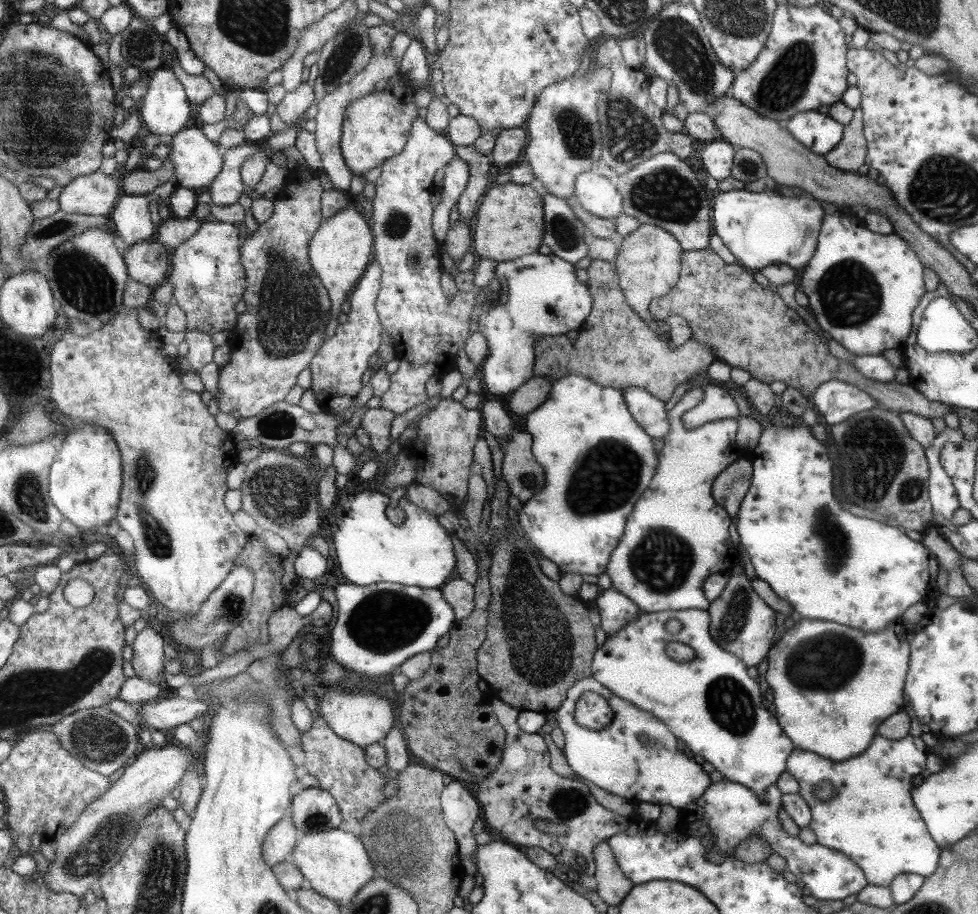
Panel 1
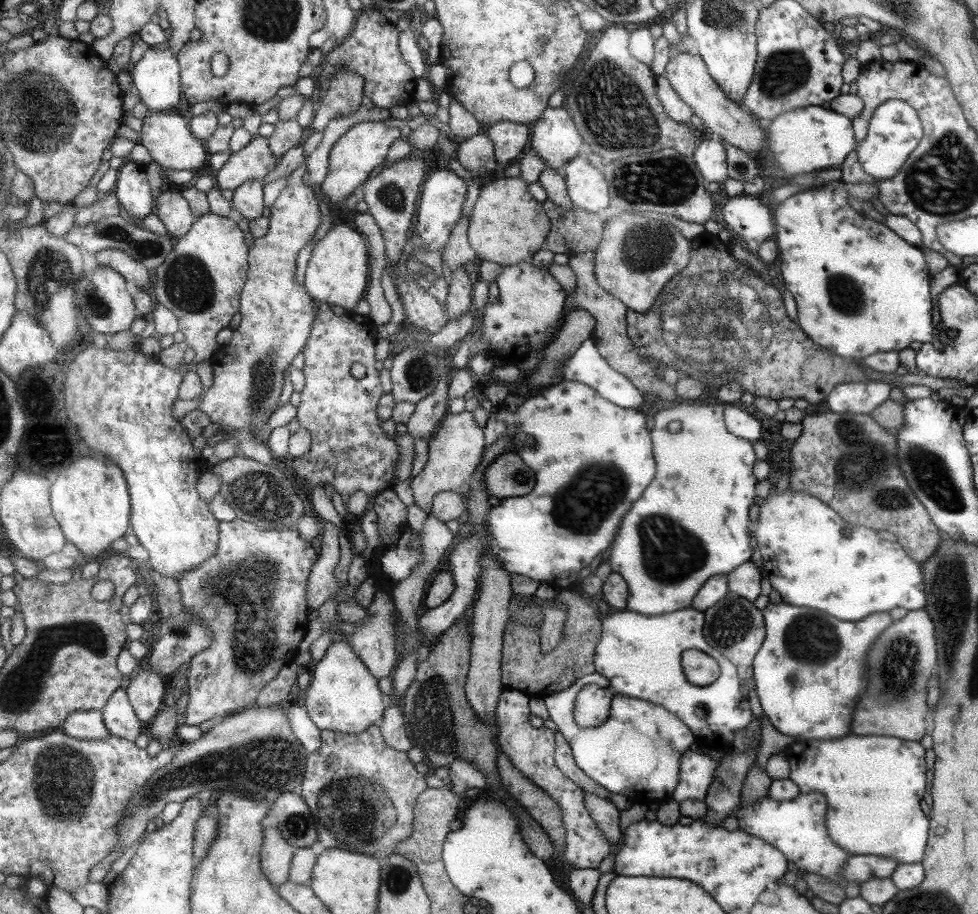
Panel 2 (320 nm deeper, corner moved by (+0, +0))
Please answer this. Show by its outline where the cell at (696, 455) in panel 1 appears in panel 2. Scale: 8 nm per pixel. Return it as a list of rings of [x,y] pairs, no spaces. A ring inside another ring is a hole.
[[[671,404],[667,410],[661,410],[654,415],[654,427],[651,429],[651,438],[654,441],[655,466],[659,466],[659,474],[655,474],[655,482],[651,482],[651,486],[647,486],[647,494],[643,494],[643,498],[639,498],[639,502],[634,502],[635,510],[631,510],[631,514],[625,514],[622,525],[619,526],[618,537],[615,538],[614,546],[611,551],[605,554],[609,568],[612,573],[622,576],[626,583],[629,584],[629,598],[626,602],[627,611],[634,611],[637,614],[668,614],[675,610],[682,610],[691,607],[694,594],[703,586],[703,583],[716,574],[729,574],[734,569],[738,569],[743,565],[749,556],[749,534],[747,534],[747,526],[749,526],[749,506],[755,500],[755,477],[752,473],[753,465],[756,461],[754,448],[752,444],[745,438],[739,438],[726,429],[725,415],[723,414],[723,404],[707,404],[707,405],[687,405],[687,404]],[[678,420],[682,425],[679,432],[671,433],[667,431],[667,424]]]

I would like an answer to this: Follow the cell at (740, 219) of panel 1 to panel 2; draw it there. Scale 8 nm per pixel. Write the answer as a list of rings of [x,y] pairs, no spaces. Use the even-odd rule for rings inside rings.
[[[745,194],[728,200],[721,209],[725,229],[743,240],[747,250],[757,252],[763,241],[774,238],[773,214],[768,206]]]

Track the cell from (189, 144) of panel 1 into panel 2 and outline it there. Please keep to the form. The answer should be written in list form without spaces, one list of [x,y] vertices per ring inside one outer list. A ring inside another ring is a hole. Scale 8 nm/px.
[[[149,109],[142,126],[141,143],[148,149],[152,160],[157,162],[164,170],[190,170],[200,173],[208,170],[205,143],[195,139],[194,134],[187,130],[187,122],[183,116],[176,114],[174,110],[158,111]]]

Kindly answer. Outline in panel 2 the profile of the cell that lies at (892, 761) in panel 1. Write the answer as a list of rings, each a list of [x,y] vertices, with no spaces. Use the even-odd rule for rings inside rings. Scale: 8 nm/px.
[[[887,735],[877,736],[851,736],[839,737],[829,740],[815,740],[809,736],[804,743],[792,744],[783,750],[784,756],[790,766],[788,778],[798,785],[799,792],[807,794],[810,792],[818,792],[825,797],[827,803],[826,829],[837,846],[843,847],[850,855],[877,855],[895,859],[901,864],[920,863],[925,854],[927,834],[927,818],[925,814],[919,810],[919,800],[925,792],[925,762],[923,762],[923,748],[917,742],[909,742],[909,740],[893,738]]]

